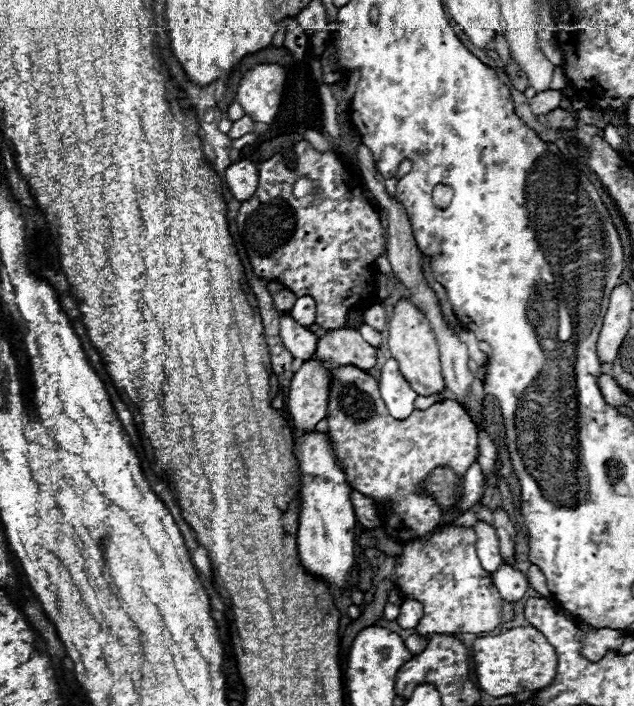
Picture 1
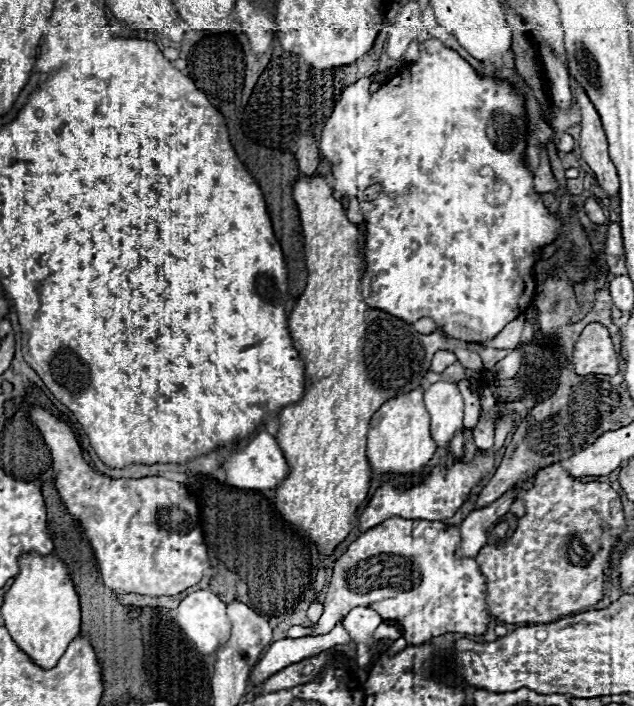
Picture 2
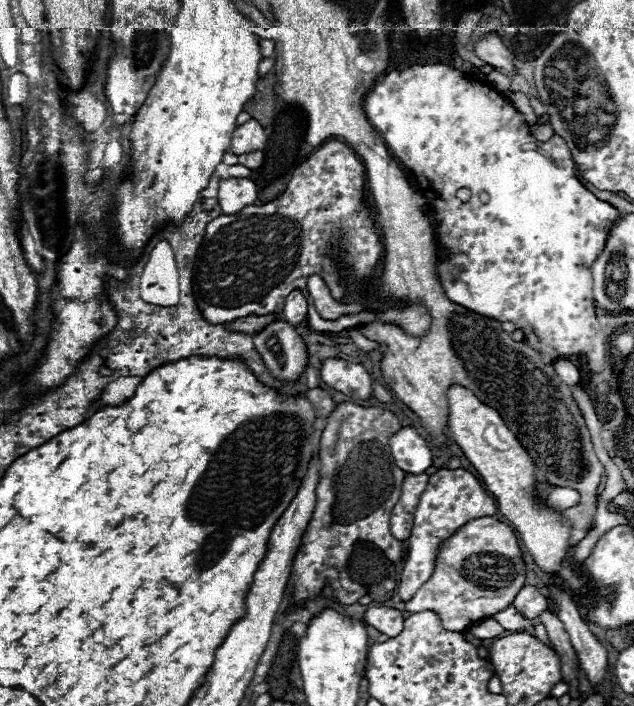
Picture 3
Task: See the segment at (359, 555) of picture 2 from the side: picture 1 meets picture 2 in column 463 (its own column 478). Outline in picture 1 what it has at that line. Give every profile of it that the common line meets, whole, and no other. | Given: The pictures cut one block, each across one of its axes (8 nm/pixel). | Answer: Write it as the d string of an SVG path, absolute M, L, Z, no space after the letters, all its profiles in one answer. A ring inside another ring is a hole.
M446 524L442 530L434 530L424 538L406 542L402 554L394 560L396 564L396 588L400 590L402 598L412 598L424 606L424 616L420 618L416 632L420 638L430 638L438 632L450 634L480 634L490 632L502 622L502 598L492 582L492 574L486 572L476 556L476 532L474 528L452 526Z

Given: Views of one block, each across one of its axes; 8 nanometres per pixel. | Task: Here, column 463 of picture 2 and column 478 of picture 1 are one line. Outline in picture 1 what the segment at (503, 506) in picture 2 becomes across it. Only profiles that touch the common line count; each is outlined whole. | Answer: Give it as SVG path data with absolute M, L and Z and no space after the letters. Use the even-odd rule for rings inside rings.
M478 522L474 524L478 542L476 542L476 554L482 562L482 568L488 572L496 572L500 568L500 564L504 562L500 556L500 546L498 546L498 536L496 530L492 526L488 526L486 522Z

